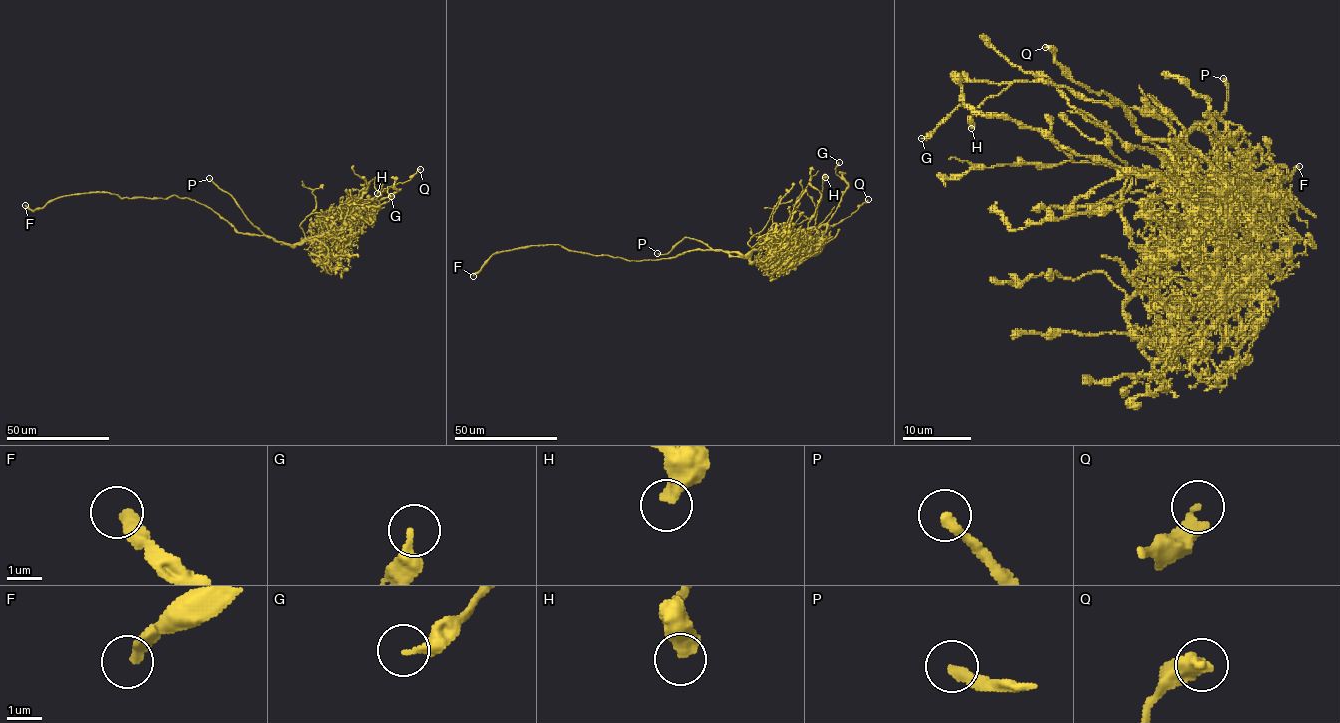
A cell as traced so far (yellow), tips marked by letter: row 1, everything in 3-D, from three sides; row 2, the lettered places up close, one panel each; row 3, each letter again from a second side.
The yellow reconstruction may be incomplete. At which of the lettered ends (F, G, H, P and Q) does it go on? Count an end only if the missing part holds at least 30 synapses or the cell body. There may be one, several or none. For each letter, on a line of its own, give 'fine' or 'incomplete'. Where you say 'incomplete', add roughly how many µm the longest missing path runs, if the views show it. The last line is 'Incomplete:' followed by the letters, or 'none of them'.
F: incomplete; about 170 µm are missing
G: fine
H: fine
P: incomplete; about 110 µm are missing
Q: fine
Incomplete: F, P

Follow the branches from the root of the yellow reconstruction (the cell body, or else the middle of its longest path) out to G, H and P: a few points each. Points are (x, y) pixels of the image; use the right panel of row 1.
G: (1215, 258), (1211, 279), (1228, 298), (1182, 250), (1209, 209), (1177, 179), (1093, 161), (966, 104), (921, 138)
H: (1215, 258), (1211, 279), (1228, 298), (1182, 250), (1209, 209), (1156, 116), (1012, 82), (971, 128)
P: (1215, 258), (1211, 267), (1182, 229), (1172, 157), (1201, 123), (1225, 109), (1223, 78)

